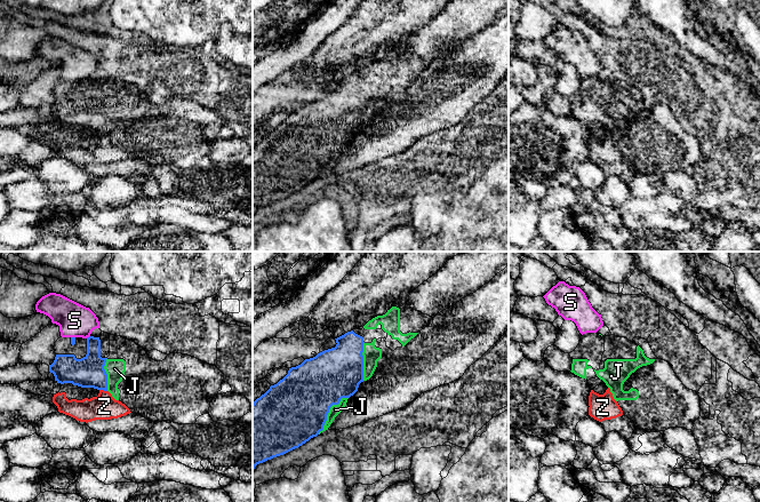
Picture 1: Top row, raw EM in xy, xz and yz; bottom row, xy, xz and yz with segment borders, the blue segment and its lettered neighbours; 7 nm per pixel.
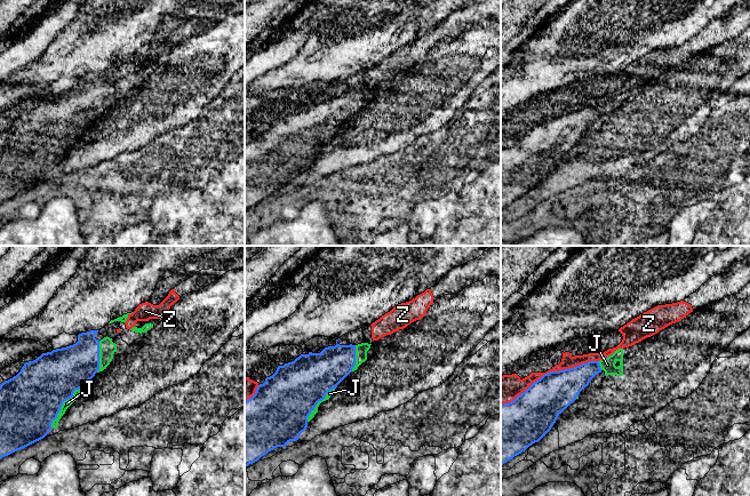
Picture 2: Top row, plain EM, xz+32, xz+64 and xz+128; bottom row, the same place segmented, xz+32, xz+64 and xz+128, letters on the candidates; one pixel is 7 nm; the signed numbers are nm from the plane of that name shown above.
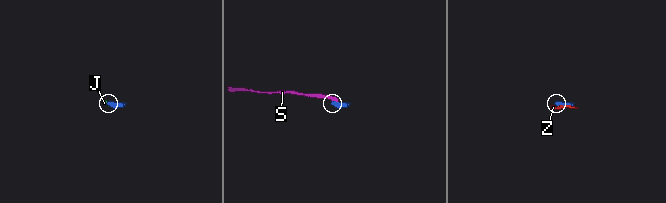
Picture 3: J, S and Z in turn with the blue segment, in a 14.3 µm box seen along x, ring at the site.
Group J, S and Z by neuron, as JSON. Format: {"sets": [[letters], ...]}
{"sets": [["J"], ["S"], ["Z"]]}

